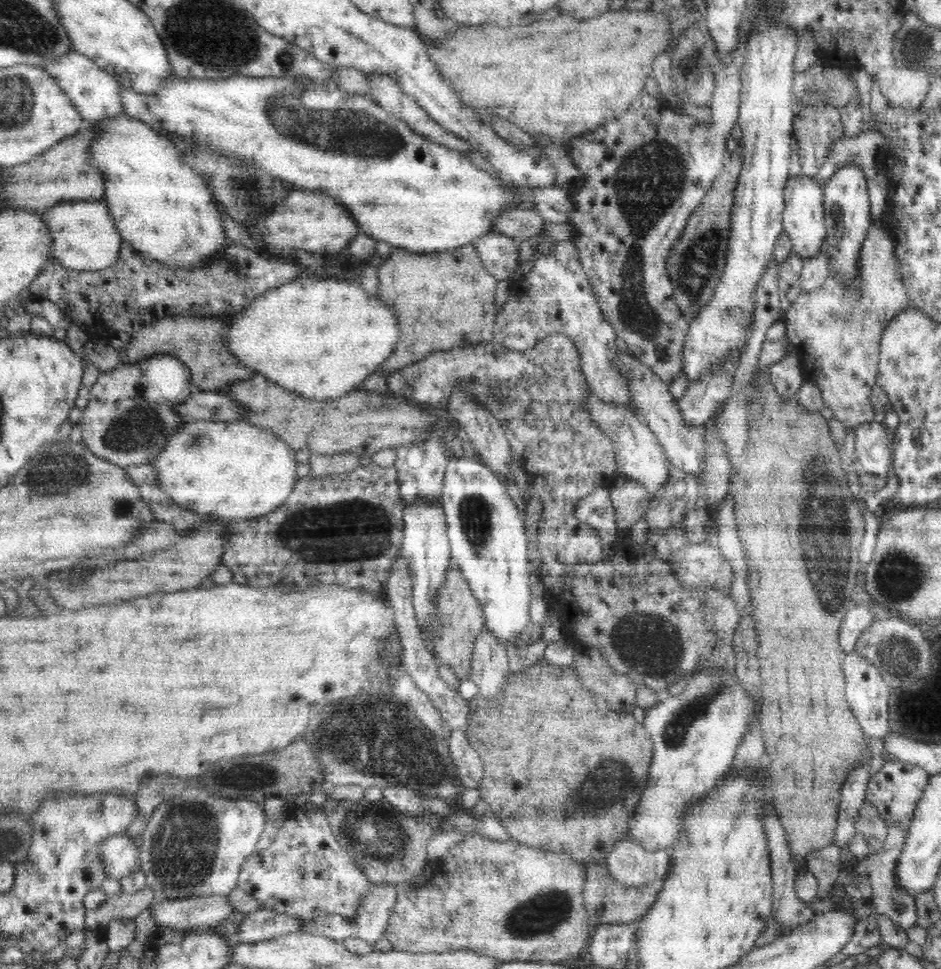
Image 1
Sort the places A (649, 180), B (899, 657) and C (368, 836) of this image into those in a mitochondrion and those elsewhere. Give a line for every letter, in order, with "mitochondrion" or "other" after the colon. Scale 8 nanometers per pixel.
A: mitochondrion
B: mitochondrion
C: mitochondrion

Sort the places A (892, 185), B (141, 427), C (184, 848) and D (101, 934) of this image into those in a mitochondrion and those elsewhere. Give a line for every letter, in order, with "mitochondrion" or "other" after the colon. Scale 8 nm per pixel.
A: other
B: mitochondrion
C: mitochondrion
D: other

